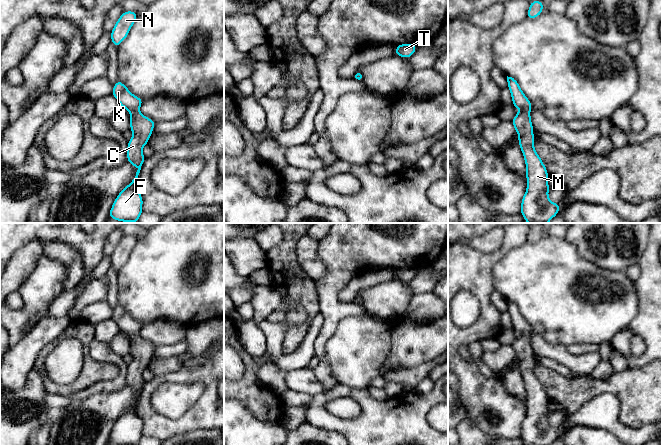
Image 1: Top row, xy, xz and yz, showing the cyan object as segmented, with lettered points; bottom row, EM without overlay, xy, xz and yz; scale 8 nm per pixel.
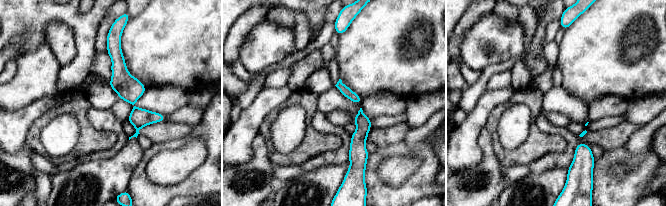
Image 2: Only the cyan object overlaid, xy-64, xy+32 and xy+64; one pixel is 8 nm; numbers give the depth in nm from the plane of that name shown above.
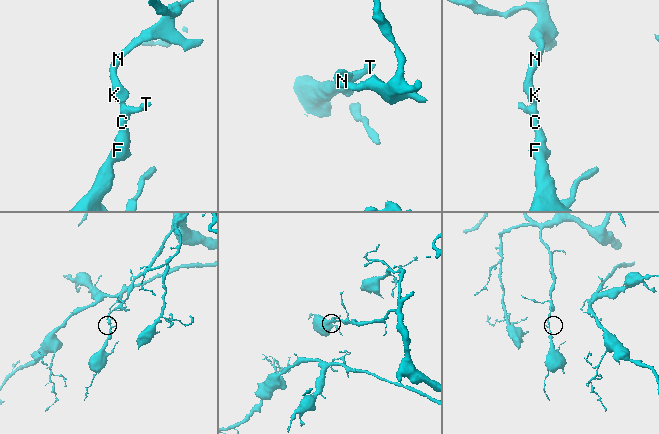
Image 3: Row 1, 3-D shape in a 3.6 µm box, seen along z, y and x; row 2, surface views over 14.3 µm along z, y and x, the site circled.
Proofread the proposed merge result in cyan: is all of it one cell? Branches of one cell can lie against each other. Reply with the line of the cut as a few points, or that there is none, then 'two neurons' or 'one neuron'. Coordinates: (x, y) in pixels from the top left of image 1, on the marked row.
no cut; one neuron

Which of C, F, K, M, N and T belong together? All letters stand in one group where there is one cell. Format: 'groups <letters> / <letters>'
groups C F K M N T

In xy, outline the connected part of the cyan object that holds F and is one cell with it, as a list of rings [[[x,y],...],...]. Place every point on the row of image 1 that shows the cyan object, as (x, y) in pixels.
[[[119,79],[113,86],[111,94],[124,109],[130,112],[130,129],[133,137],[128,140],[127,161],[138,170],[132,182],[117,195],[110,209],[109,218],[137,223],[143,213],[143,198],[136,187],[138,175],[146,159],[142,149],[149,142],[156,122],[140,113],[139,108],[144,100],[132,94]]]

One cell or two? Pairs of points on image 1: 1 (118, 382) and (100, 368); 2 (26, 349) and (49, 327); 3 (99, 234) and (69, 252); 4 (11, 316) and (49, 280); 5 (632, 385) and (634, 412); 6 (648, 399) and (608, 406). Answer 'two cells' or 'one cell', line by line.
1: two cells
2: one cell
3: two cells
4: one cell
5: one cell
6: two cells

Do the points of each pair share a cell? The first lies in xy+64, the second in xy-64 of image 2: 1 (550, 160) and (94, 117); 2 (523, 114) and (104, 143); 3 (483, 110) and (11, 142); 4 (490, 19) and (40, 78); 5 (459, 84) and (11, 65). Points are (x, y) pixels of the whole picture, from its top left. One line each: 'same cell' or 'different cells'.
1: same cell
2: different cells
3: same cell
4: same cell
5: different cells

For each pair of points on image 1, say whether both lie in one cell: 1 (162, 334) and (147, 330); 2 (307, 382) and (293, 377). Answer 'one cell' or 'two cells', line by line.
1: one cell
2: one cell

